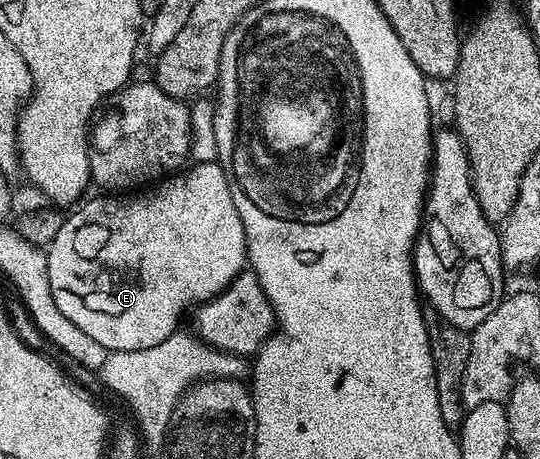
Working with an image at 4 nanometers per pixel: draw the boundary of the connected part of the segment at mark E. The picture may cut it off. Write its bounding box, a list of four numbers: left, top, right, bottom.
[45,160,247,351]

